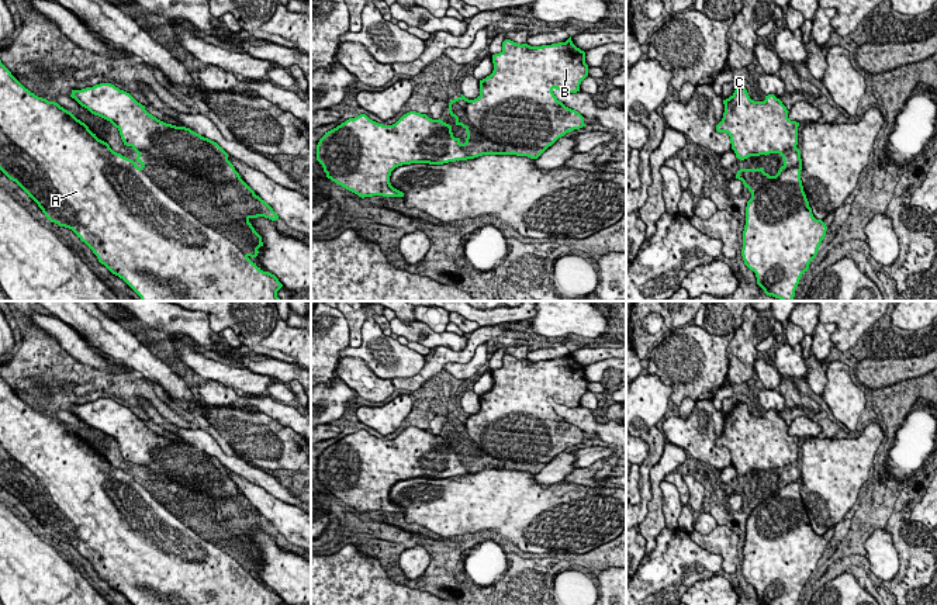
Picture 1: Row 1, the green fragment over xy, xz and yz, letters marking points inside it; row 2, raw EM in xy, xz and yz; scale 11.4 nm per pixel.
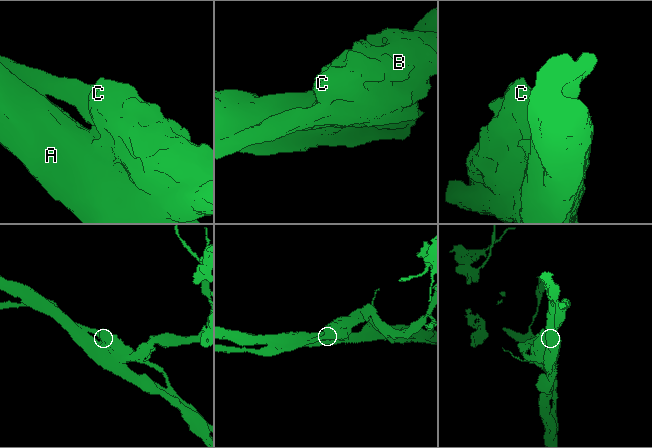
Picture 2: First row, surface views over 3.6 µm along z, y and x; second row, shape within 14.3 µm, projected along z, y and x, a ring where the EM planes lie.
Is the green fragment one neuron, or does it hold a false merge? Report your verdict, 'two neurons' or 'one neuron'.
two neurons

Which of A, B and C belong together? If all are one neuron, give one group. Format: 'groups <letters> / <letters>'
groups A / B C

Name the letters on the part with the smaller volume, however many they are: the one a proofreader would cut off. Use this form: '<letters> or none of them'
B, C

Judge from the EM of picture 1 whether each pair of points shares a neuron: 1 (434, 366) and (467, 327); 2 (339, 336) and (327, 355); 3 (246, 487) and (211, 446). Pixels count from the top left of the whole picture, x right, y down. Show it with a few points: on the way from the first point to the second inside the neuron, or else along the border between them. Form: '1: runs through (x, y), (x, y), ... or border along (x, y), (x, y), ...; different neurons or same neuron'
1: border along (480, 327), (470, 334); different neurons
2: runs through (335, 341), (327, 351); same neuron
3: border along (228, 469), (263, 488); different neurons

